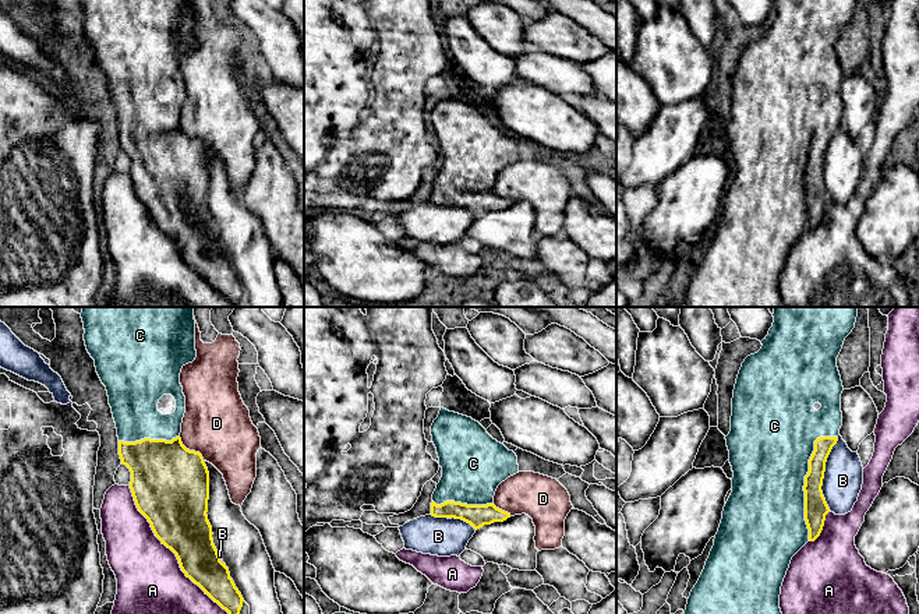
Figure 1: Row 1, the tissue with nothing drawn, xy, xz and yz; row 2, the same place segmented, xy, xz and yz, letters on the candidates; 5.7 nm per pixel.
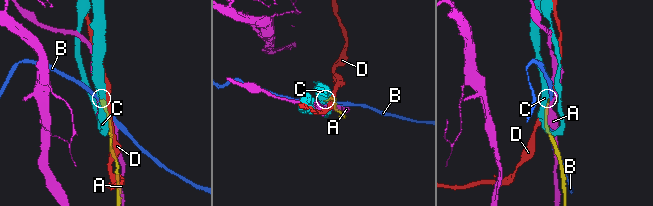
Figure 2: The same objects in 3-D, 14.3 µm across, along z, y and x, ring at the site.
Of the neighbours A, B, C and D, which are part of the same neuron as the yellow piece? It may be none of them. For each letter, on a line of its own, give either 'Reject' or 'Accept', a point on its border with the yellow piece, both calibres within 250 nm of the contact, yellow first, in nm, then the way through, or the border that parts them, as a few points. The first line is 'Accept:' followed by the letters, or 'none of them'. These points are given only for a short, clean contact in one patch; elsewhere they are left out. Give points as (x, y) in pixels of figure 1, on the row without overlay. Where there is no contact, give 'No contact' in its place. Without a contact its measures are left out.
Accept: C
A: Reject. Touches yellow at xy (176, 243). Thickness 340 nm (yellow) against 420 nm
B: Reject. Touches yellow at yz (823, 161). Thickness 140 nm (yellow) against 220 nm
C: Accept. Touches yellow at yz (805, 168). Thickness 140 nm (yellow) against 460 nm
D: Reject. Touches yellow at xy (188, 137). Thickness 440 nm (yellow) against 380 nm

